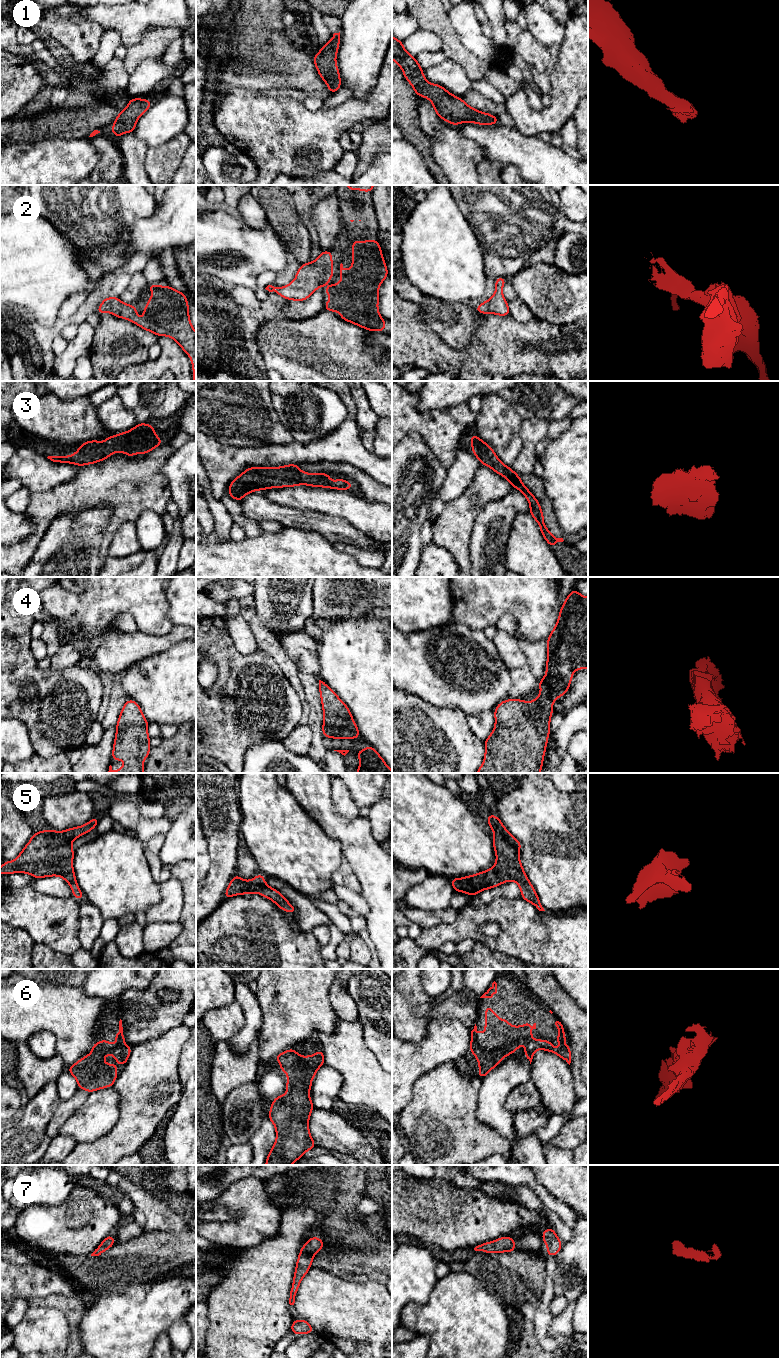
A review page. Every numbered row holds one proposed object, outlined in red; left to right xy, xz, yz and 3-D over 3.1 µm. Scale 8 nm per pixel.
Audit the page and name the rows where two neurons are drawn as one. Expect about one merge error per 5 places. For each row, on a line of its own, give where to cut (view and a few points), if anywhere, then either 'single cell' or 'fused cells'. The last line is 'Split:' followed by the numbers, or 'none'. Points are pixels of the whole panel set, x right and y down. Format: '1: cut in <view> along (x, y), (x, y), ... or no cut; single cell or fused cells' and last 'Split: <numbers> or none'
1: no cut; single cell
2: no cut; single cell
3: no cut; single cell
4: no cut; single cell
5: no cut; single cell
6: no cut; single cell
7: no cut; single cell
Split: none

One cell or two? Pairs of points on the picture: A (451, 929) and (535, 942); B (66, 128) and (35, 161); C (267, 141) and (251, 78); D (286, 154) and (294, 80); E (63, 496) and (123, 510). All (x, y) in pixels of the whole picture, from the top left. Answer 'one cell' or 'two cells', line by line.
A: one cell
B: two cells
C: two cells
D: two cells
E: one cell

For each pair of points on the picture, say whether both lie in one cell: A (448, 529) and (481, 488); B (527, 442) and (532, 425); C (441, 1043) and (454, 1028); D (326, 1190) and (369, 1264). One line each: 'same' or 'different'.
A: same
B: same
C: same
D: different

